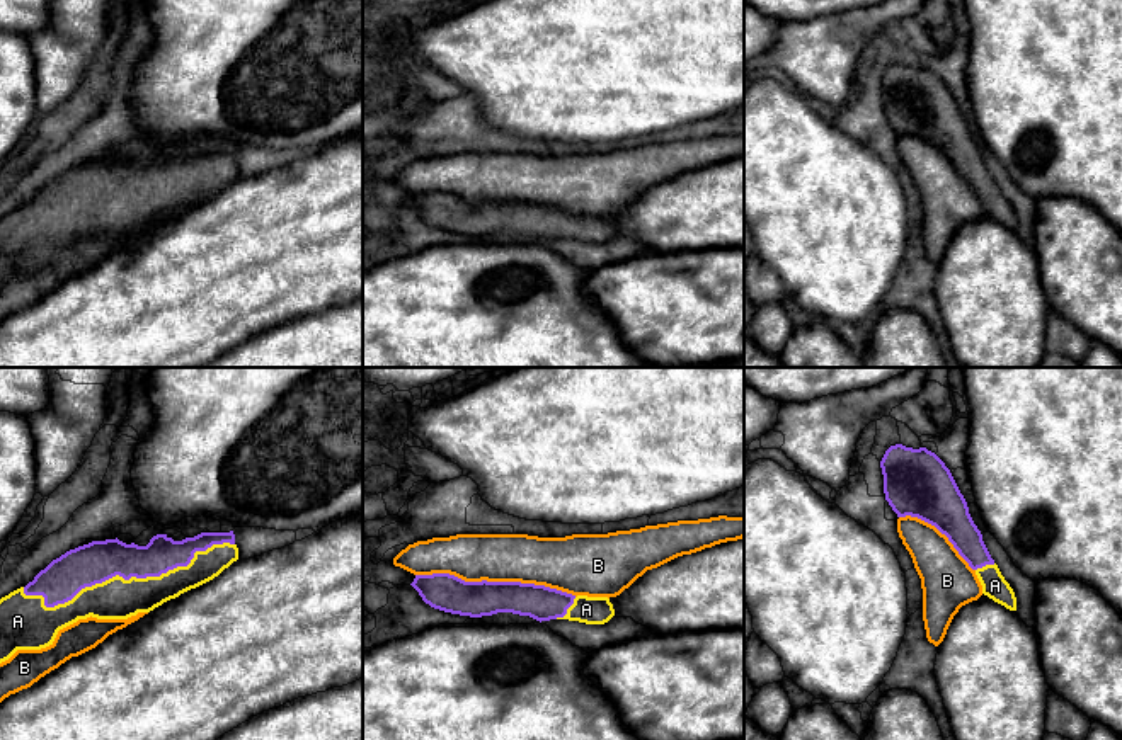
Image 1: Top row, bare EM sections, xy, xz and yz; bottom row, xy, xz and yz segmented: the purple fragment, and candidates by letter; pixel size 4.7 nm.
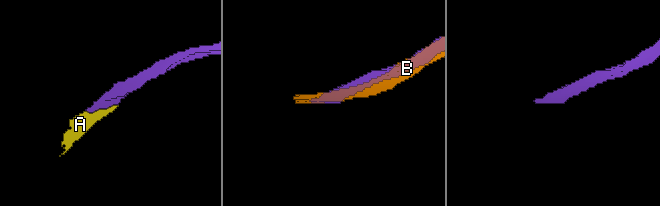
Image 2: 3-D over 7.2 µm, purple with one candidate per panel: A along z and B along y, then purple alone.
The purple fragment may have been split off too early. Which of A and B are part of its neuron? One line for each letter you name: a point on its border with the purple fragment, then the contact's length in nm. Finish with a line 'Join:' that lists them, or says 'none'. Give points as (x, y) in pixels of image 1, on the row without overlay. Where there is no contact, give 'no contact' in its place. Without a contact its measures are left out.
A: contact xy (126, 198); length 1050 nm
Join: A

